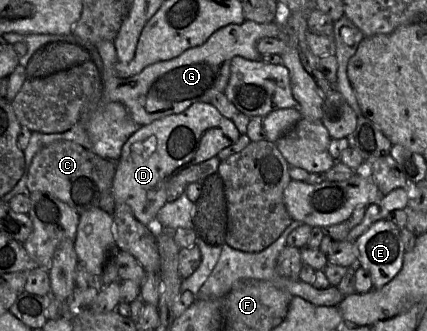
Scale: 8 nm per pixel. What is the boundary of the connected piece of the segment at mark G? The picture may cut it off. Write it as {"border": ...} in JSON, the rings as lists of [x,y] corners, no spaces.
{"border":[[[245,20],[242,24],[230,24],[217,30],[203,45],[190,48],[171,60],[151,64],[127,78],[116,73],[118,58],[114,41],[101,41],[96,48],[103,62],[102,100],[122,103],[136,123],[148,125],[168,115],[181,113],[196,102],[208,103],[218,93],[224,93],[232,59],[239,56],[260,61],[262,56],[256,48],[257,42],[262,38],[277,37],[280,37],[277,22],[260,24]]]}

